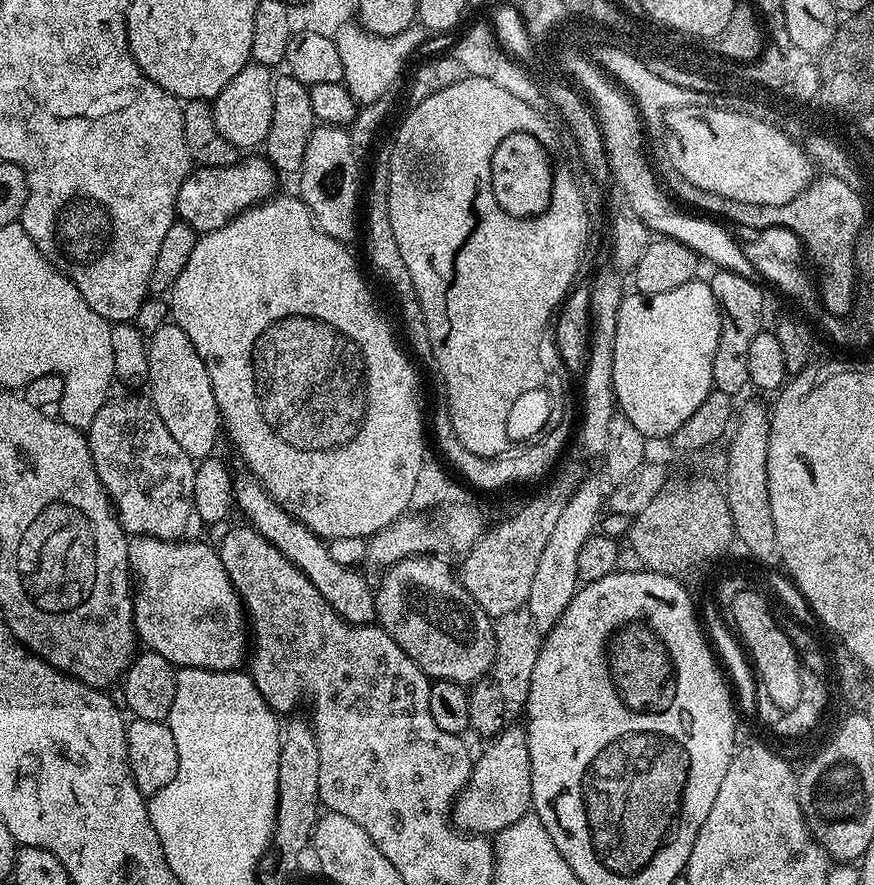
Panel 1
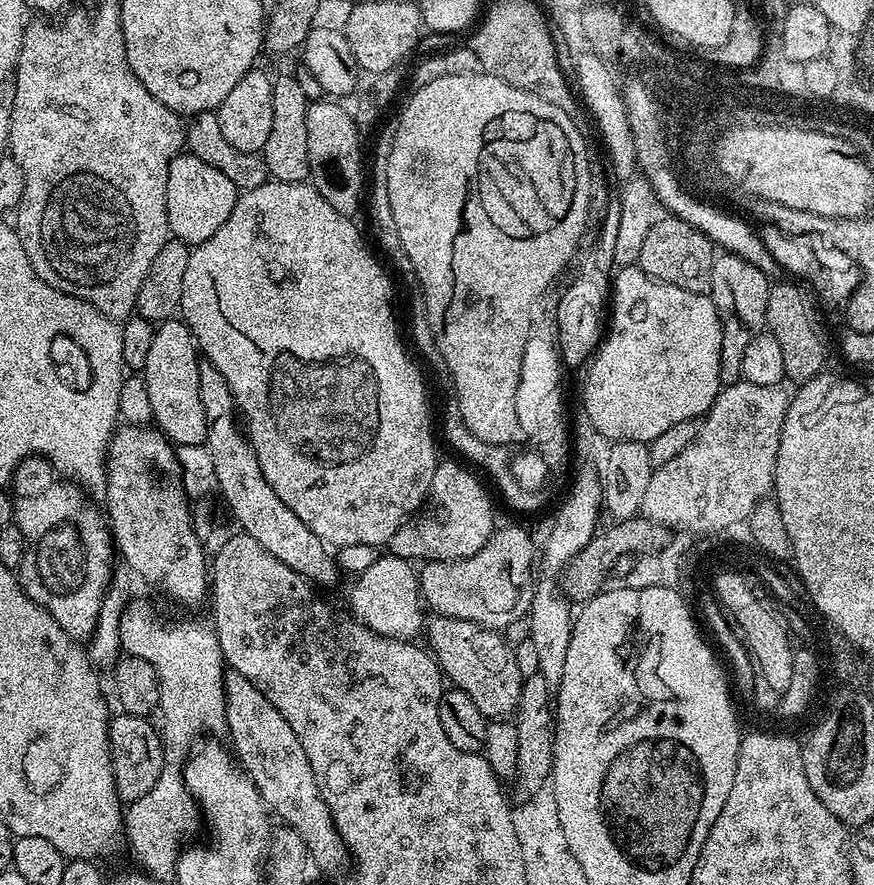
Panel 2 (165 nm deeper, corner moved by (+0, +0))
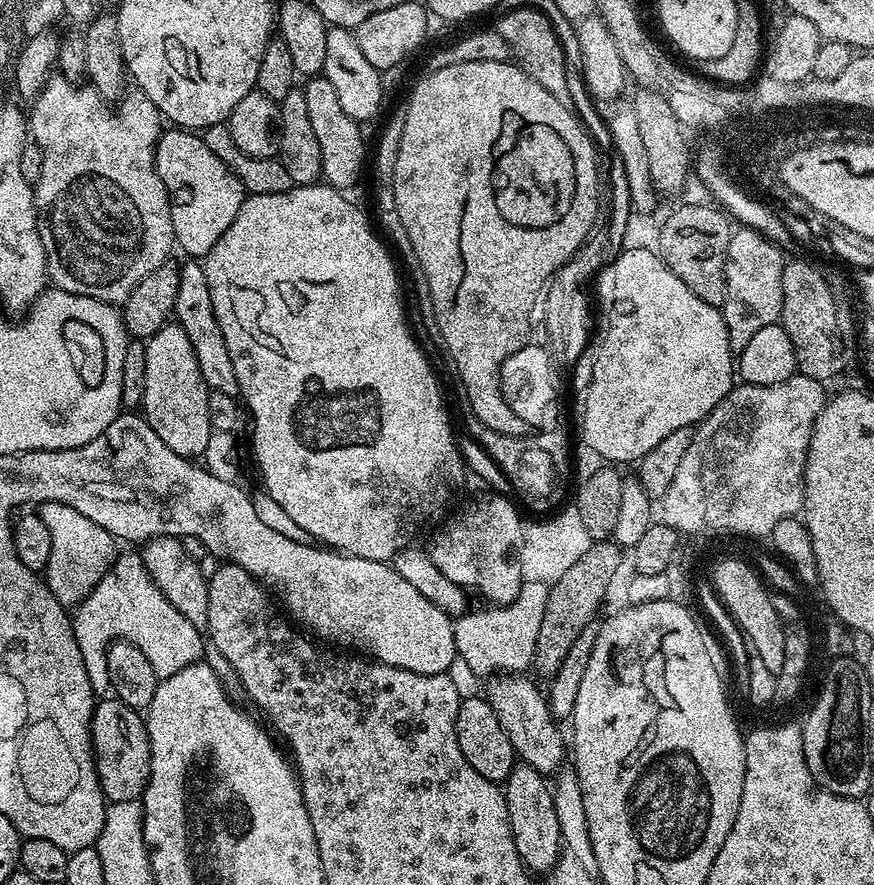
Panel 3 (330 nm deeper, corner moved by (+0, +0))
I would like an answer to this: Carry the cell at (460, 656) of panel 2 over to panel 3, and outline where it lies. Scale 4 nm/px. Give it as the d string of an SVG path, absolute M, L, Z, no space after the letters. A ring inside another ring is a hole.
M500 674L489 679L486 699L494 714L498 714L498 722L502 722L502 730L506 730L517 757L534 766L534 770L551 774L566 760L566 736L560 733L561 725L548 709L547 695L536 689L535 679L527 680L526 677L524 674Z

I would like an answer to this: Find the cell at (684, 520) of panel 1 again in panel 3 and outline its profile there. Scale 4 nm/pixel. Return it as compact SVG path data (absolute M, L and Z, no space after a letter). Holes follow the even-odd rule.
M592 542L574 566L550 585L546 611L542 613L542 626L538 626L536 657L532 660L537 677L551 678L558 666L562 666L562 658L566 658L570 646L578 642L578 634L582 634L582 630L597 619L596 610L608 592L608 583L620 568L620 555L622 549L615 542Z

